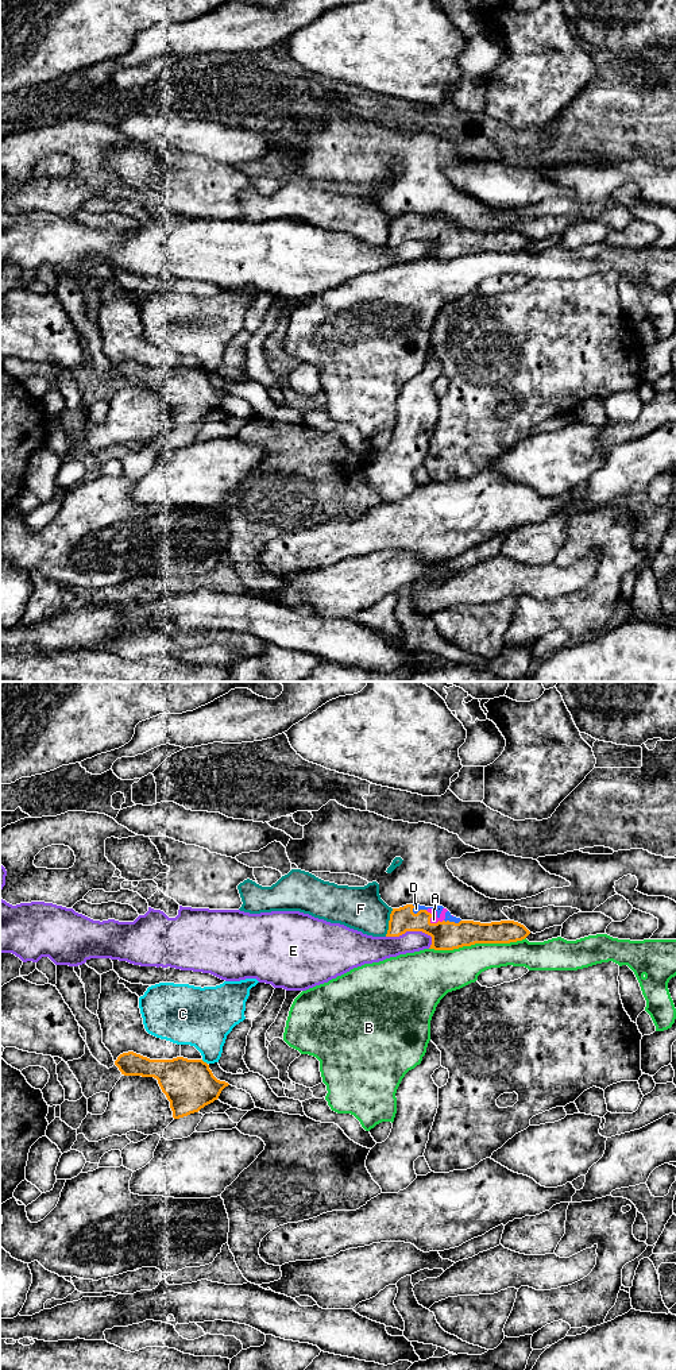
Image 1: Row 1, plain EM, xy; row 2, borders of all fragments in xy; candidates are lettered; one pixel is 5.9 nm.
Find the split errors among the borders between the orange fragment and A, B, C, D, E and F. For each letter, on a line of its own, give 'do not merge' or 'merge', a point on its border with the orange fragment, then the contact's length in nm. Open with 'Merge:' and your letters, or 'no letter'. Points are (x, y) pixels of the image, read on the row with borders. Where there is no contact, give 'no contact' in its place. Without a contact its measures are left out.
Merge: A, D
A: merge; meets orange in xy at (429, 921); contact 130 nm long
B: do not merge; meets orange in xy at (476, 942); contact 600 nm long
C: do not merge; meets orange in xy at (203, 1061); contact 50 nm long
D: merge; meets orange in xy at (417, 913); contact 90 nm long
E: do not merge; meets orange in xy at (412, 930); contact 280 nm long
F: do not merge; meets orange in xy at (389, 922); contact 180 nm long

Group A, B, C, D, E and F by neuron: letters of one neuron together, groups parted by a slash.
A D / B / C / E / F

